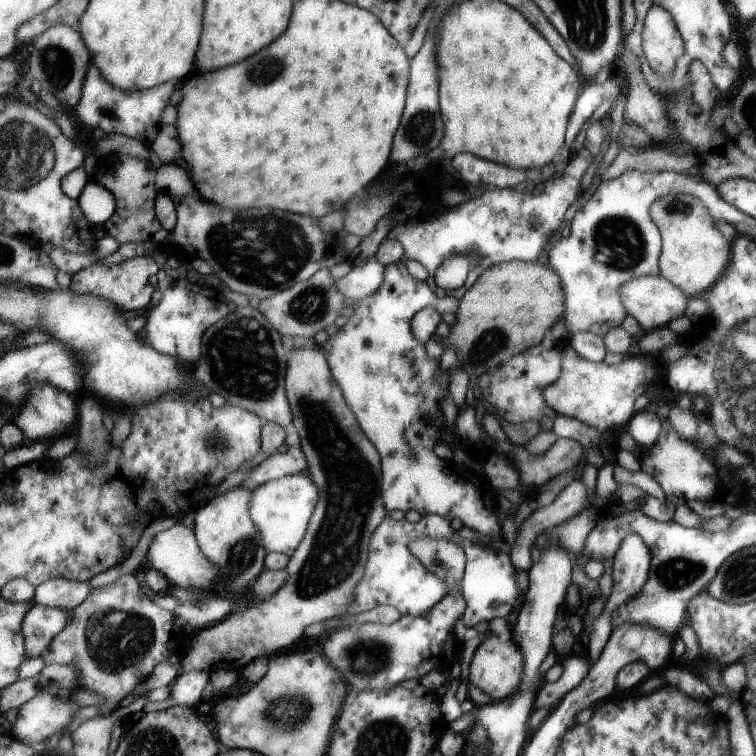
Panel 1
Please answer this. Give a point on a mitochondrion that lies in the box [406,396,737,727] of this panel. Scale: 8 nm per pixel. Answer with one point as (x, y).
(672, 577)

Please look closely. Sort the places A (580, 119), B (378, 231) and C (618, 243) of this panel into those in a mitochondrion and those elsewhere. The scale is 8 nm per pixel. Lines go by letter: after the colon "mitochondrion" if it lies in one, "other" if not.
A: other
B: other
C: mitochondrion

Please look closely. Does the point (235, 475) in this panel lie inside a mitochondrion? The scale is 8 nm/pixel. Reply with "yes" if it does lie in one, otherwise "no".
no

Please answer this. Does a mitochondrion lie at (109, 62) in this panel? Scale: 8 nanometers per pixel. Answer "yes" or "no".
no

